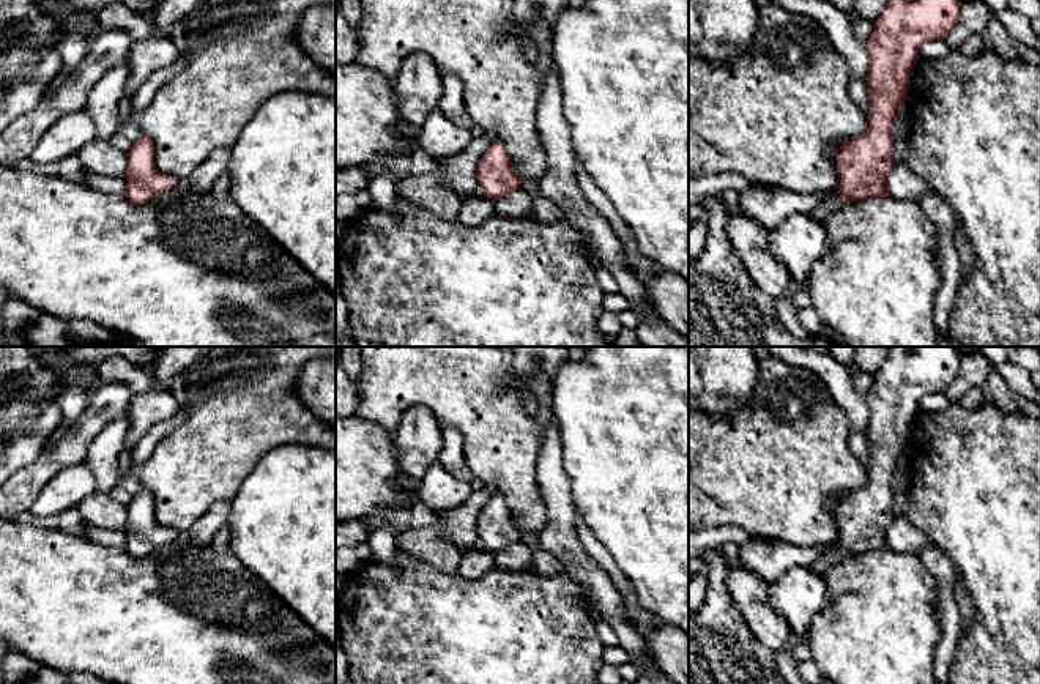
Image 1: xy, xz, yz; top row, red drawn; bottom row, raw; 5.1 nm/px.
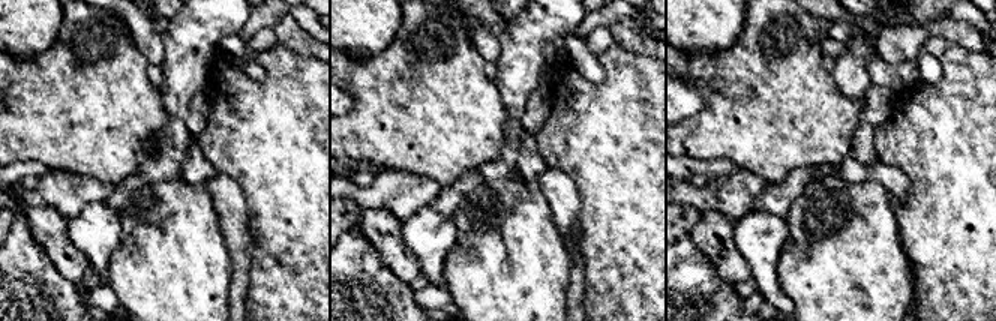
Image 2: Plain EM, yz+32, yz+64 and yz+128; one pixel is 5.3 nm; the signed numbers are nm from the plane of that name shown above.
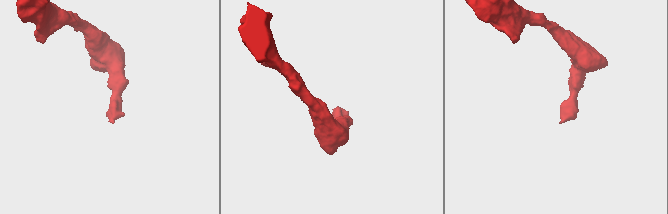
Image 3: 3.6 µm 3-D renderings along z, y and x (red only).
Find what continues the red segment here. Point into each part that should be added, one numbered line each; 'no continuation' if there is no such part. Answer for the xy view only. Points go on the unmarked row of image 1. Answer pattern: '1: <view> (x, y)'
no continuation

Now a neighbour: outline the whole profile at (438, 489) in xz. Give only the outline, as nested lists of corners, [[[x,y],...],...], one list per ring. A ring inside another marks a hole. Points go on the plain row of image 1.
[[[440,462],[427,468],[416,487],[416,500],[438,512],[463,504],[471,493],[470,484],[454,478]]]

